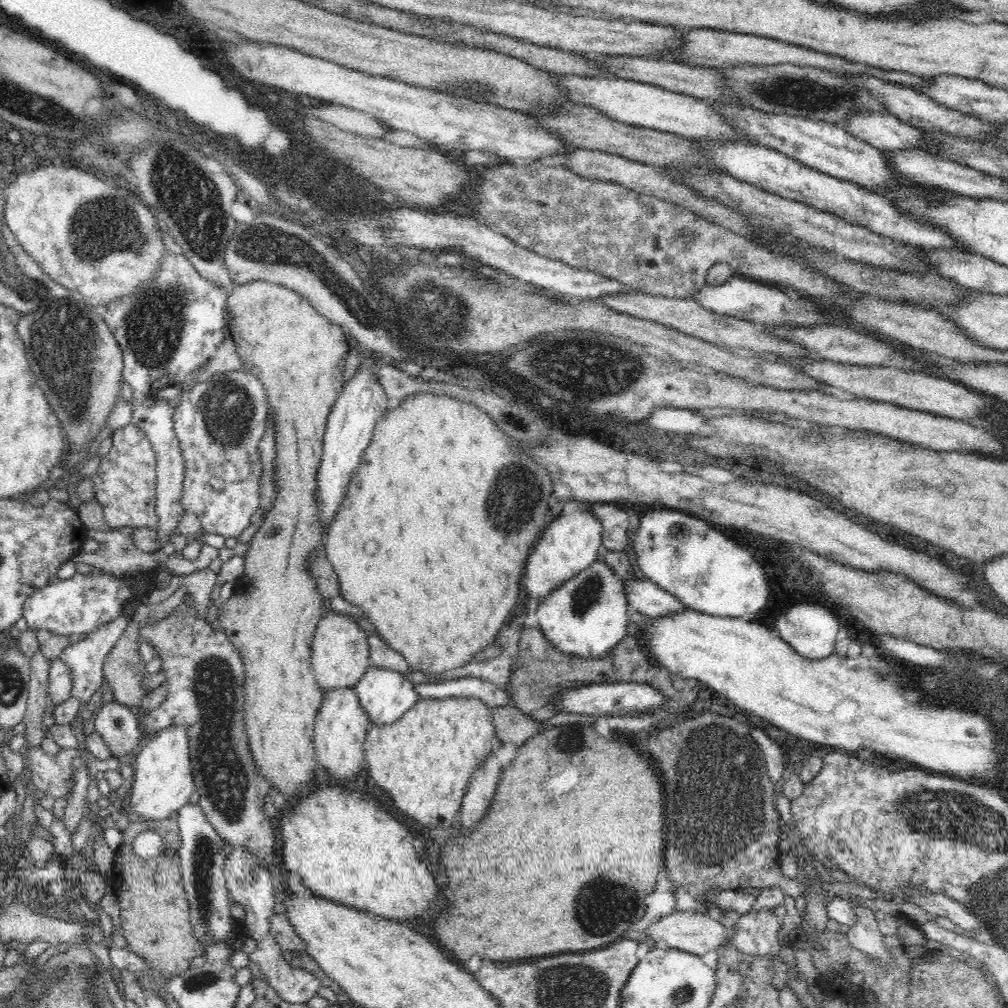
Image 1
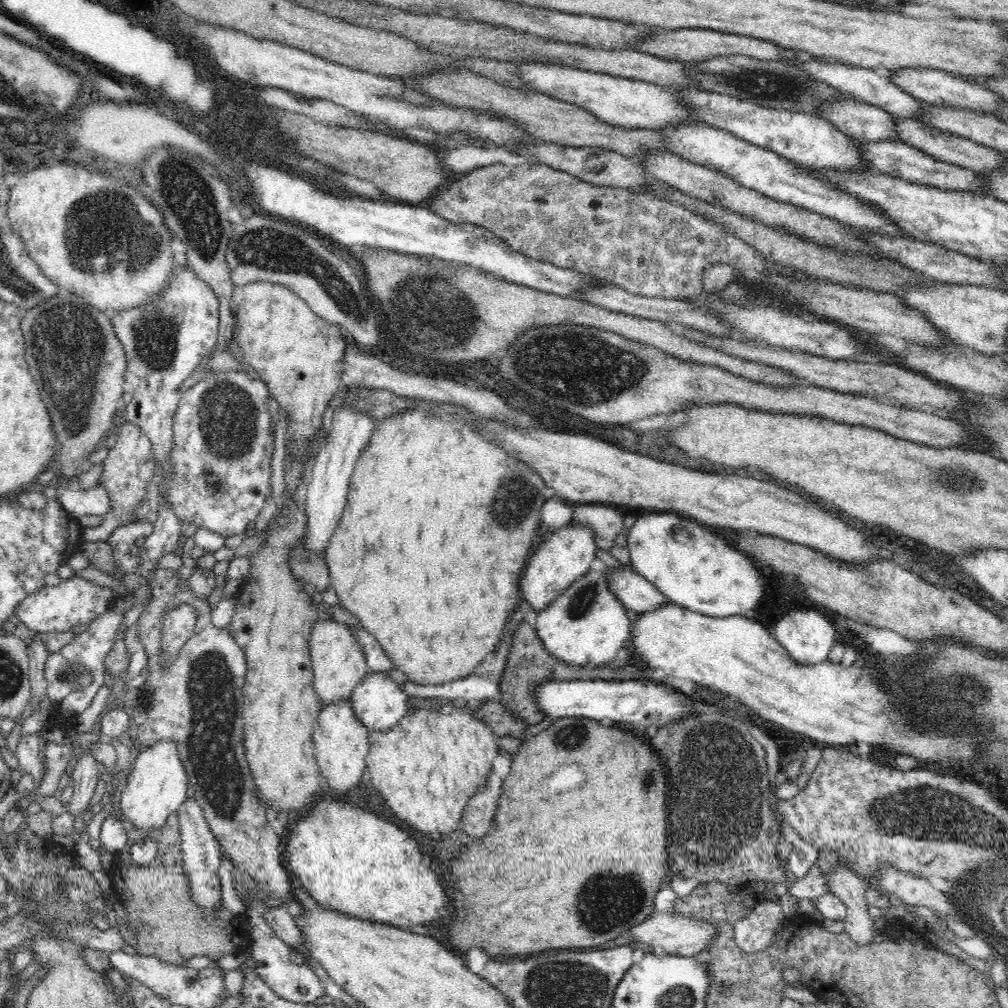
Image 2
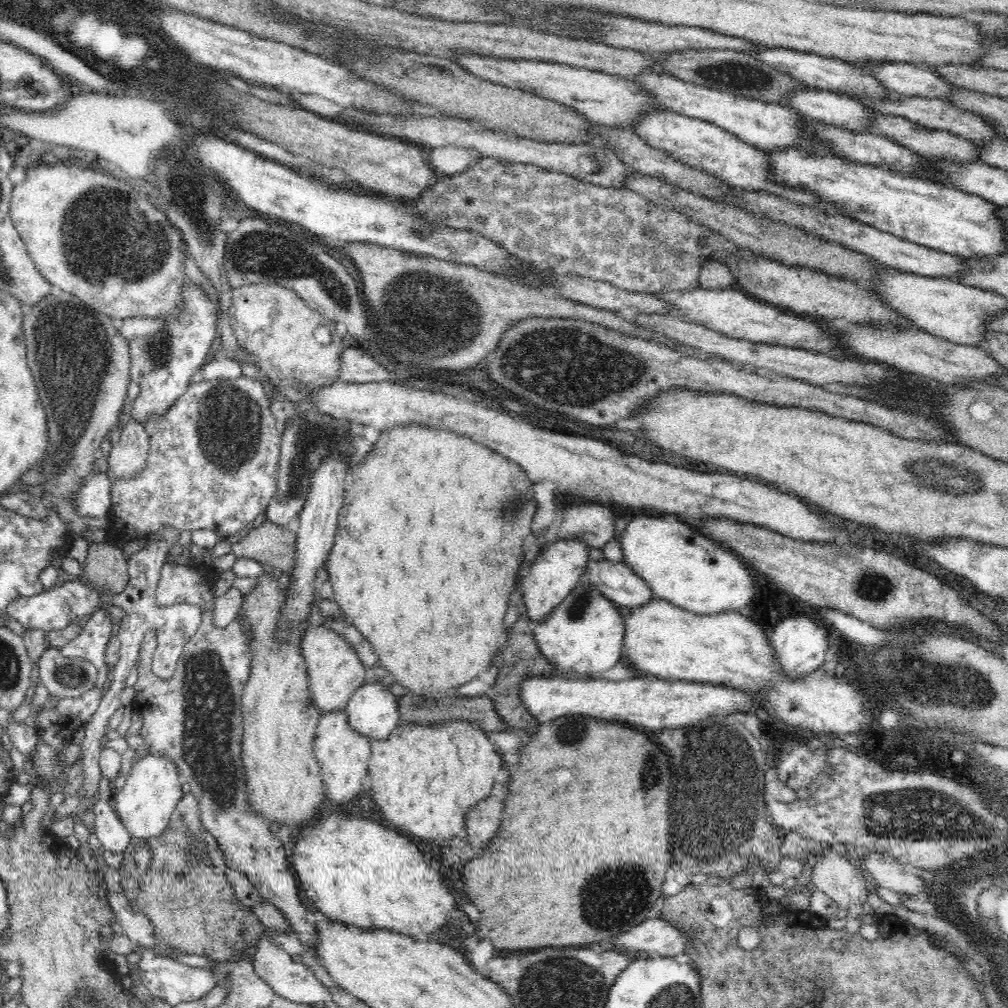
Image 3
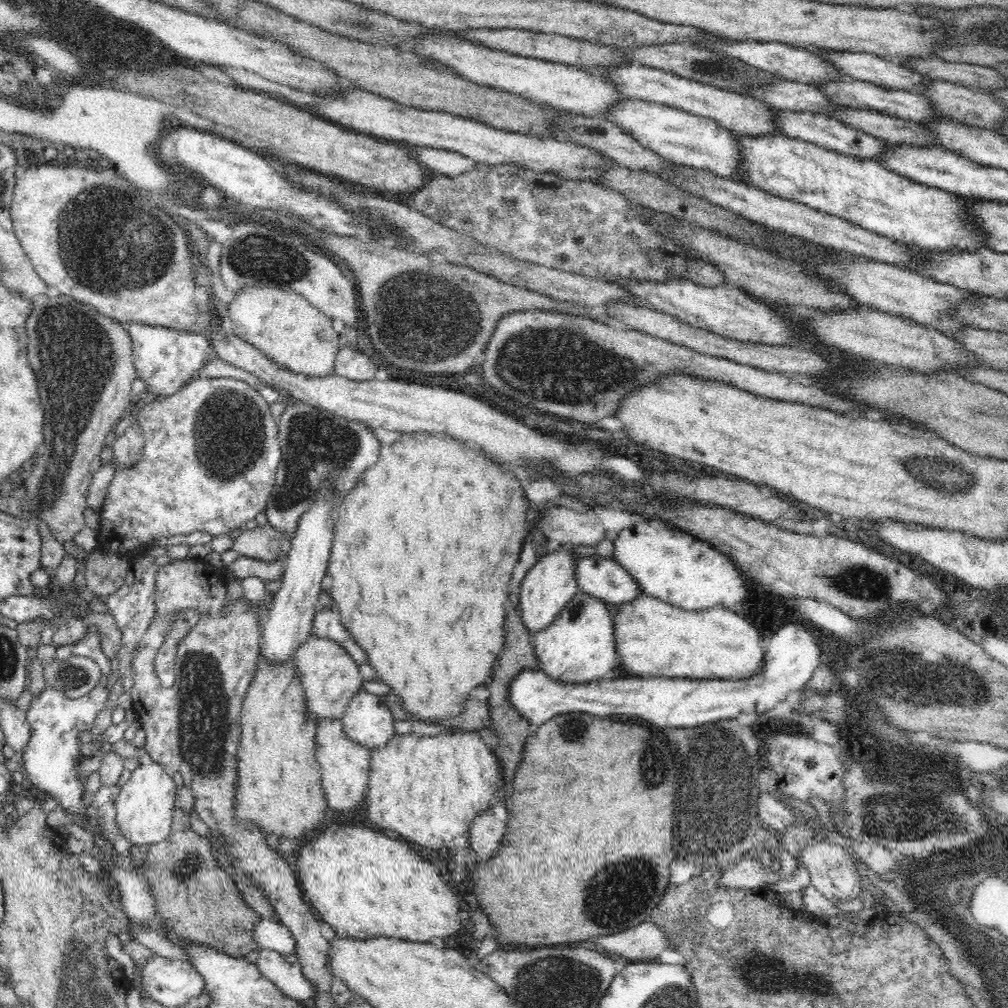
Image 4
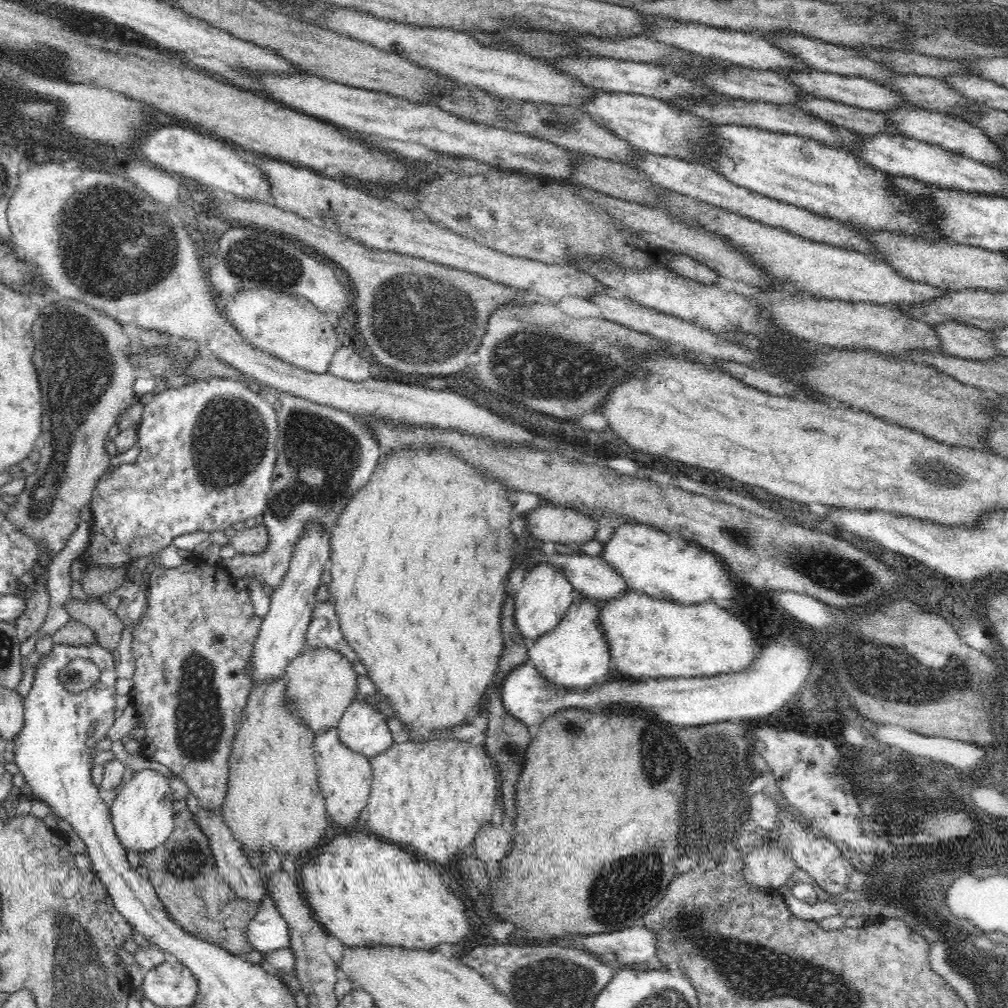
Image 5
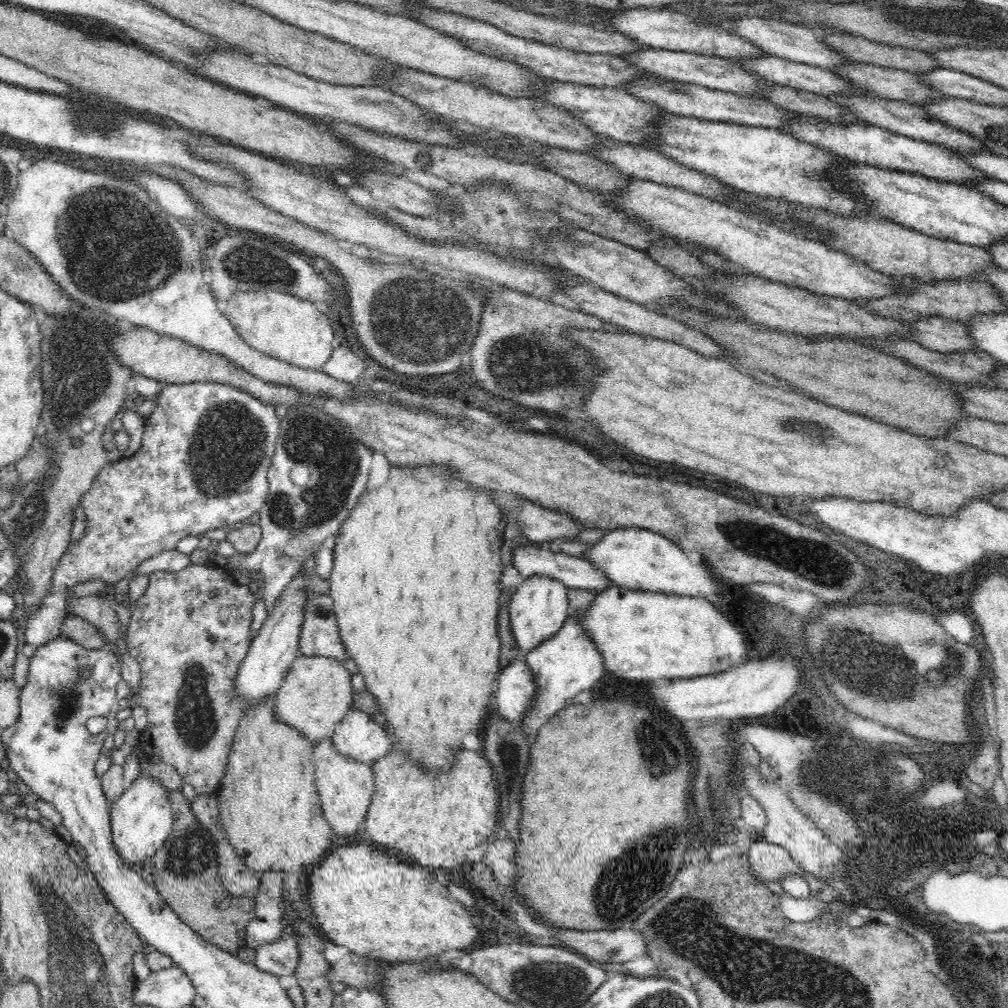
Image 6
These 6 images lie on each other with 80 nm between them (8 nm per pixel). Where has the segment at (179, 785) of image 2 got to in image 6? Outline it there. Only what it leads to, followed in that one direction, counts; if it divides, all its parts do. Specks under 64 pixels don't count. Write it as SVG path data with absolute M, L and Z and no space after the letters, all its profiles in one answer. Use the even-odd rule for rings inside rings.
M153 773L140 775L128 790L110 805L110 809L114 846L130 869L144 866L164 846L173 830L173 808L168 788L162 785Z

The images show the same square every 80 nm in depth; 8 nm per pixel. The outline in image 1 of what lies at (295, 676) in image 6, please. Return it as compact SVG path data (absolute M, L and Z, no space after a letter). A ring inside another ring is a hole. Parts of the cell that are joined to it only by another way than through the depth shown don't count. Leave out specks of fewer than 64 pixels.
M327 609L322 620L317 624L311 651L311 665L316 673L315 679L325 693L338 690L338 688L355 687L372 666L366 635L352 615L340 614Z

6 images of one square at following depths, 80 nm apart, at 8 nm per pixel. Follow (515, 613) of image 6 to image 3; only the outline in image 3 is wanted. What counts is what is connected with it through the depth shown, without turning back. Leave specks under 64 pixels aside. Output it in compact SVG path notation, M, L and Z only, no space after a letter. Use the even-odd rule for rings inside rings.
M558 539L540 551L528 570L528 576L521 581L523 603L527 608L527 617L532 619L533 624L544 622L544 618L548 618L548 614L552 614L552 610L560 606L560 602L564 602L564 598L568 598L568 594L582 582L586 565L590 561L589 549L580 539Z

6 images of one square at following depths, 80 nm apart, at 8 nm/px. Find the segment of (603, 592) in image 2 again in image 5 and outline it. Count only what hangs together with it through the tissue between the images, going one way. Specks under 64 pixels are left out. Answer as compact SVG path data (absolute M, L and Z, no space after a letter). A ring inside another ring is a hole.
M592 601L572 603L552 632L528 645L528 662L539 670L549 684L566 690L582 690L597 686L606 674L612 672L612 657L599 623L599 608Z

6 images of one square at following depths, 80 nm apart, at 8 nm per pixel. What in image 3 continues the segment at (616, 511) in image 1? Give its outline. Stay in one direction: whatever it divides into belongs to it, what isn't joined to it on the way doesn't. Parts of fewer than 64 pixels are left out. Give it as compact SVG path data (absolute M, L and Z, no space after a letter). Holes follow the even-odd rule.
M586 503L564 510L557 539L580 539L588 547L602 549L616 538L616 520L610 506Z

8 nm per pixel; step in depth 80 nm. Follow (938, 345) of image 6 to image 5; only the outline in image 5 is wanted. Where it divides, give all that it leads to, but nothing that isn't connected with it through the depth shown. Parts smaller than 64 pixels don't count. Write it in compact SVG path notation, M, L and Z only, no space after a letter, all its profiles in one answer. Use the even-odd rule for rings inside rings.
M954 321L934 325L933 328L941 344L939 350L944 354L980 361L1003 356L993 346L990 331Z

